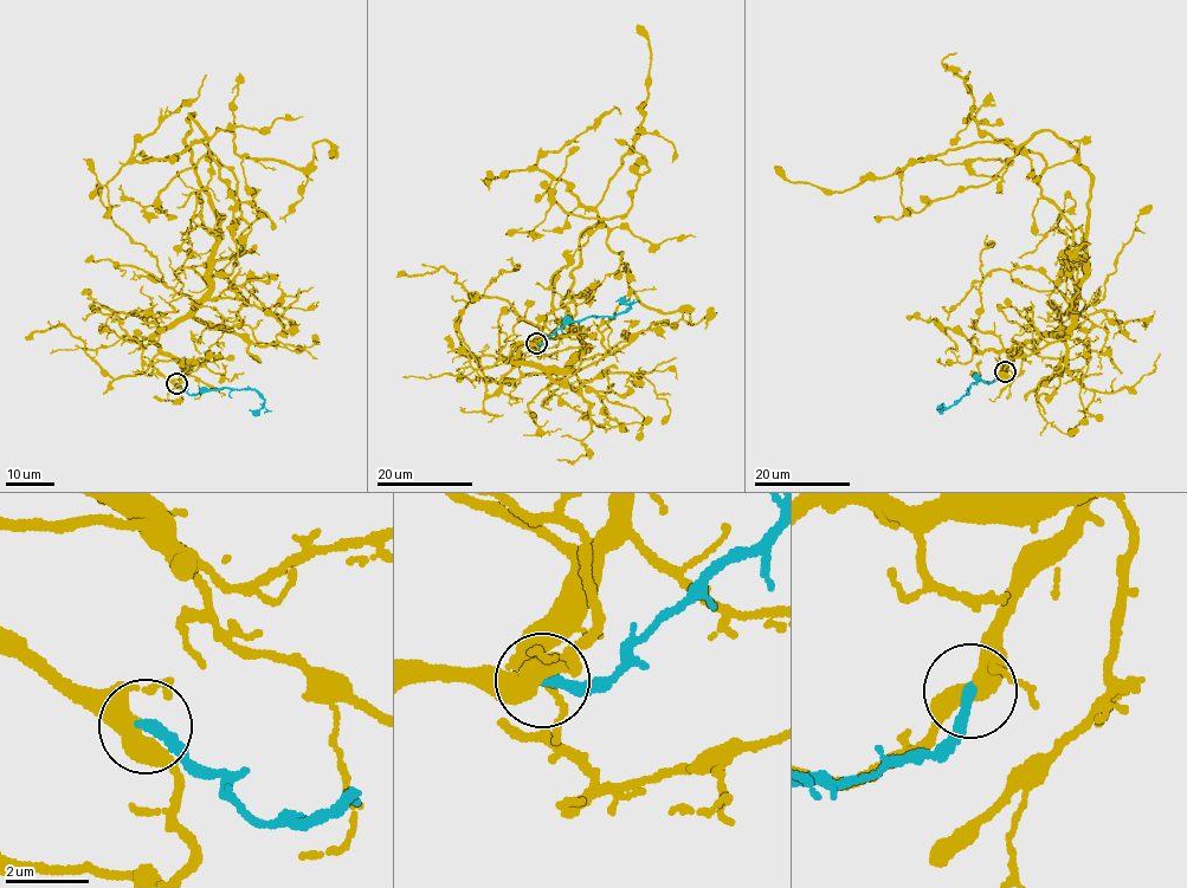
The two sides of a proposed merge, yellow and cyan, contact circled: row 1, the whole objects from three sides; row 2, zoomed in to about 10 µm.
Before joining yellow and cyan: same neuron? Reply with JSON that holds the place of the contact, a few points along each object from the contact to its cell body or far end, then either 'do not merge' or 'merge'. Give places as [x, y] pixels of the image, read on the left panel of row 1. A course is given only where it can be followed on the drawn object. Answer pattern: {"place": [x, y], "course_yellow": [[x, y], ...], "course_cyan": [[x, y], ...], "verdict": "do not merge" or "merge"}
{"place": [176, 383], "course_yellow": [[176, 384], [154, 338], [208, 289], [218, 225], [189, 114], [236, 203], [236, 263], [214, 274]], "course_cyan": [[176, 383], [192, 395], [225, 388], [255, 389], [263, 400], [263, 406], [258, 410], [249, 409]], "verdict": "merge"}

